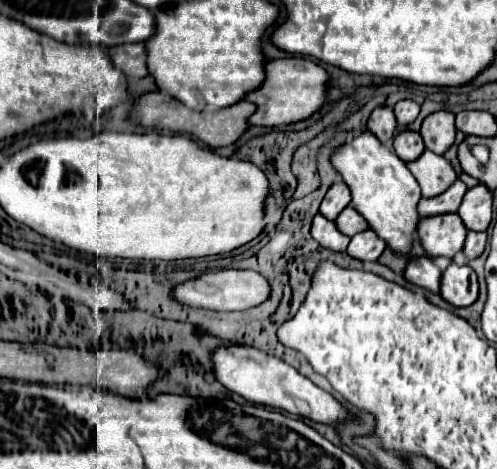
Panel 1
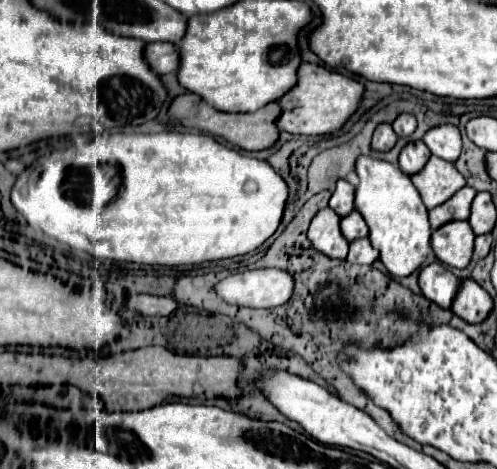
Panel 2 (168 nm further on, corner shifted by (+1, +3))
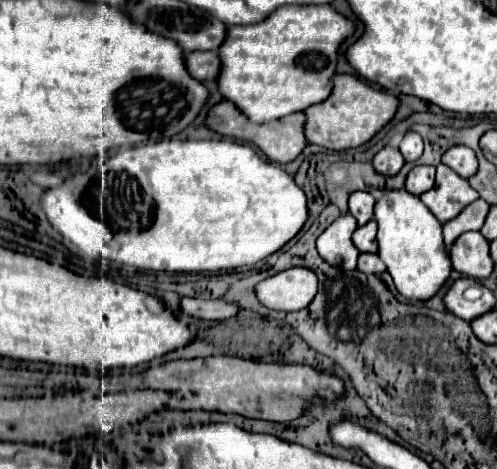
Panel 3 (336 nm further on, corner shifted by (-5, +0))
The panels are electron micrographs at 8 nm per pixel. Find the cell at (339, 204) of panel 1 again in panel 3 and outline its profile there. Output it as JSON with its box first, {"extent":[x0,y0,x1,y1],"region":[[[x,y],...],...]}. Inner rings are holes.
{"extent":[350,191,376,227],"region":[[[356,191],[350,195],[350,213],[356,217],[360,227],[366,225],[366,221],[374,217],[374,203],[376,199],[370,193]]]}

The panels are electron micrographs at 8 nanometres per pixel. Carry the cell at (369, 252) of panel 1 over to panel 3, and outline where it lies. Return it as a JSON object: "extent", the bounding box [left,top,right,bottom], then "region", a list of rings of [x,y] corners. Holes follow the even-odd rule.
{"extent":[358,253,386,275],"region":[[[360,253],[360,257],[358,257],[358,271],[372,273],[372,275],[380,275],[380,273],[386,271],[386,265],[382,263],[382,259],[378,255]]]}

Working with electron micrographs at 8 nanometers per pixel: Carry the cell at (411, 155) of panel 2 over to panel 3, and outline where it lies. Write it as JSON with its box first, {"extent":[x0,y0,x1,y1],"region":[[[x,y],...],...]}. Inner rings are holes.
{"extent":[406,165,434,197],"region":[[[418,165],[410,171],[408,179],[406,179],[406,191],[420,197],[422,193],[426,193],[428,189],[432,189],[434,185],[434,167],[428,165]]]}

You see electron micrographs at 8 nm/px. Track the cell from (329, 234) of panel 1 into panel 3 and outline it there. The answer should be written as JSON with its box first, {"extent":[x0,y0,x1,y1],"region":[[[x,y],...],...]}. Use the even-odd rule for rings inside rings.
{"extent":[316,213,360,269],"region":[[[350,213],[338,217],[316,241],[320,257],[326,263],[336,265],[338,269],[356,269],[356,261],[360,255],[360,251],[352,243],[352,233],[356,231],[356,227],[356,219]]]}

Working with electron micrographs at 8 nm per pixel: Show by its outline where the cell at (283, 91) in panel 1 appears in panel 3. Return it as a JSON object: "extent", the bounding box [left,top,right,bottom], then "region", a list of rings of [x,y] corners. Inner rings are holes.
{"extent":[304,75,400,151],"region":[[[336,75],[332,95],[324,103],[312,105],[304,111],[306,117],[308,117],[306,137],[308,137],[308,141],[312,141],[316,145],[322,145],[326,149],[332,149],[332,151],[346,151],[346,149],[352,149],[352,147],[360,147],[360,145],[368,143],[378,131],[382,131],[384,125],[388,125],[392,121],[398,107],[400,107],[400,99],[396,95],[390,95],[382,89],[374,89],[372,85],[364,83],[362,79],[358,79],[354,75]]]}

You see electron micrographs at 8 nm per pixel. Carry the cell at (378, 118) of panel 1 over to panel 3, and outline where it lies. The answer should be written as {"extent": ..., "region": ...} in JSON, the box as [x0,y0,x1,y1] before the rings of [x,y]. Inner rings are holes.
{"extent":[372,145,404,177],"region":[[[388,145],[388,147],[384,147],[382,151],[376,153],[372,165],[374,165],[374,169],[378,169],[380,175],[394,177],[394,175],[400,173],[400,169],[404,165],[404,157],[402,157],[402,153],[398,149]]]}

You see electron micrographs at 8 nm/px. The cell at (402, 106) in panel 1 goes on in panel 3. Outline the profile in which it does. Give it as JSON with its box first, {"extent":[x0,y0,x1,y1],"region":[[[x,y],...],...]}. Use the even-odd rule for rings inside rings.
{"extent":[400,131,424,161],"region":[[[410,131],[404,135],[404,139],[400,143],[400,153],[402,153],[404,161],[416,161],[420,157],[422,149],[424,149],[424,145],[422,145],[422,137],[418,133]]]}

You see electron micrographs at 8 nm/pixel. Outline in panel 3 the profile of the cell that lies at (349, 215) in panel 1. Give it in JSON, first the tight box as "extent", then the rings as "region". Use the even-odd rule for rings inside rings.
{"extent":[354,221,378,253],"region":[[[368,221],[364,227],[358,227],[354,231],[354,245],[360,253],[378,253],[378,243],[376,243],[376,221]]]}

